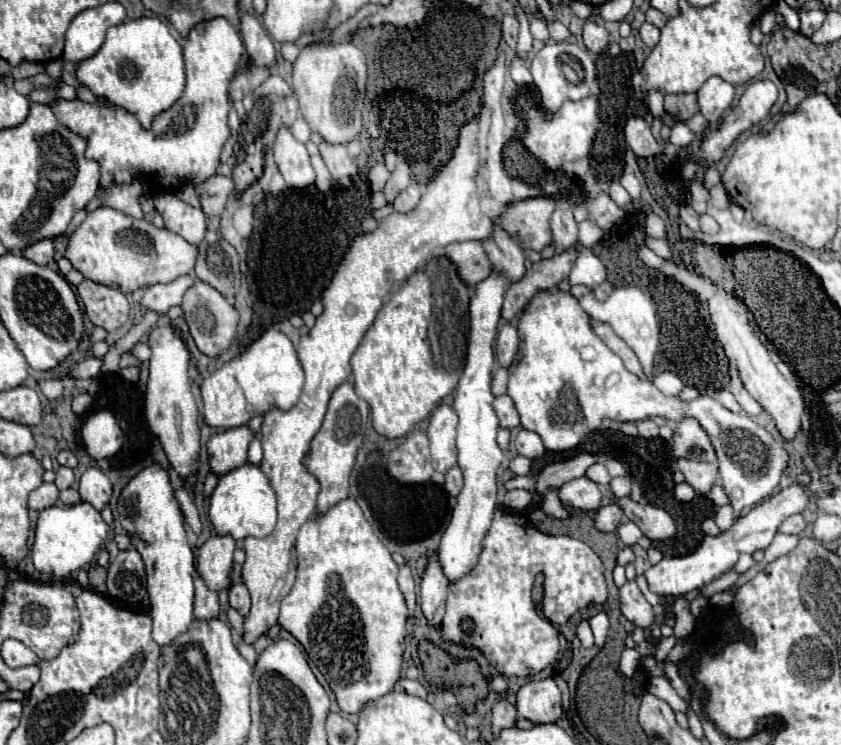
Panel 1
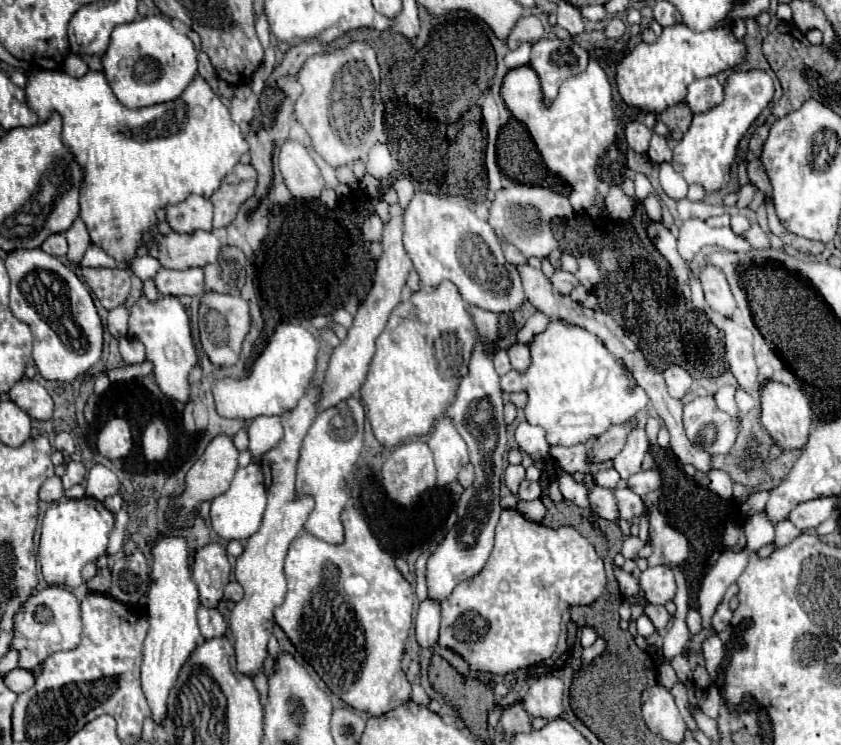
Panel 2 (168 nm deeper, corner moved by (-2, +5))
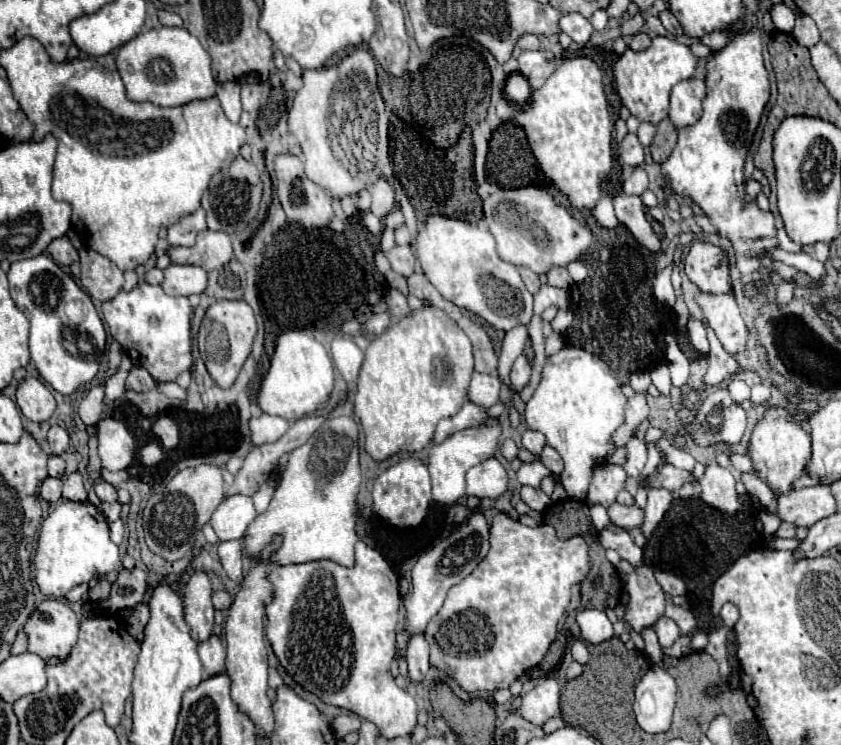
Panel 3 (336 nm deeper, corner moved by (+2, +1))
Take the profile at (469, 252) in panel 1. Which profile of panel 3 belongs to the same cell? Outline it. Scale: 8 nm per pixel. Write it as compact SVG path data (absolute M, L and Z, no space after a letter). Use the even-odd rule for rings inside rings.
M430 216L418 230L416 246L426 278L458 308L470 310L504 332L530 322L532 294L526 290L518 268L498 258L494 238L486 228L456 218Z

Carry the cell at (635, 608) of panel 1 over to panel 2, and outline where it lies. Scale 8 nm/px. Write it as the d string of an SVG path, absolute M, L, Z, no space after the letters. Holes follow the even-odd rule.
M646 604L644 614L652 620L652 624L656 628L664 628L668 624L668 620L670 620L670 614L666 612L666 608L664 606L656 606L656 604Z

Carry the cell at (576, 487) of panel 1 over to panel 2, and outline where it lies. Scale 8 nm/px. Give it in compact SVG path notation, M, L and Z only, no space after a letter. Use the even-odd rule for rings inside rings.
M594 482L592 488L588 488L588 500L590 500L590 508L598 516L602 516L606 520L618 520L618 510L616 510L616 504L614 504L612 490L602 488Z

